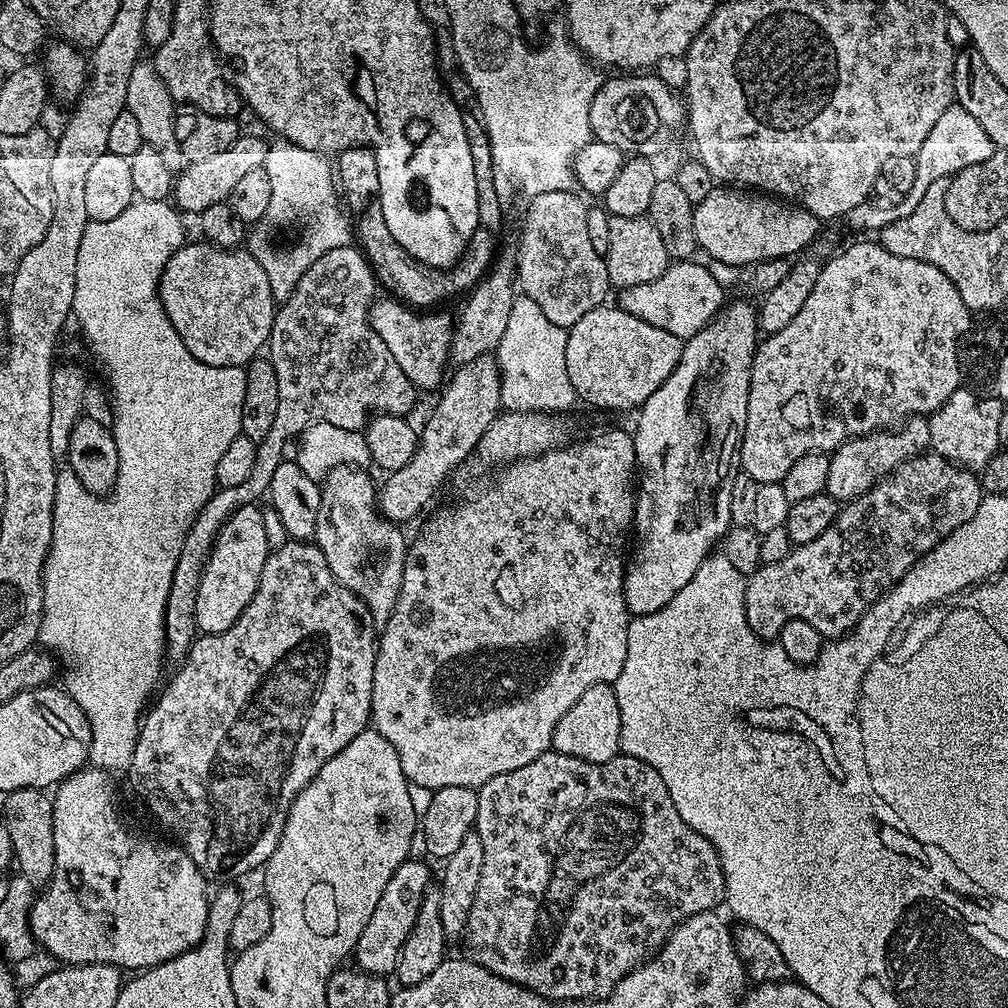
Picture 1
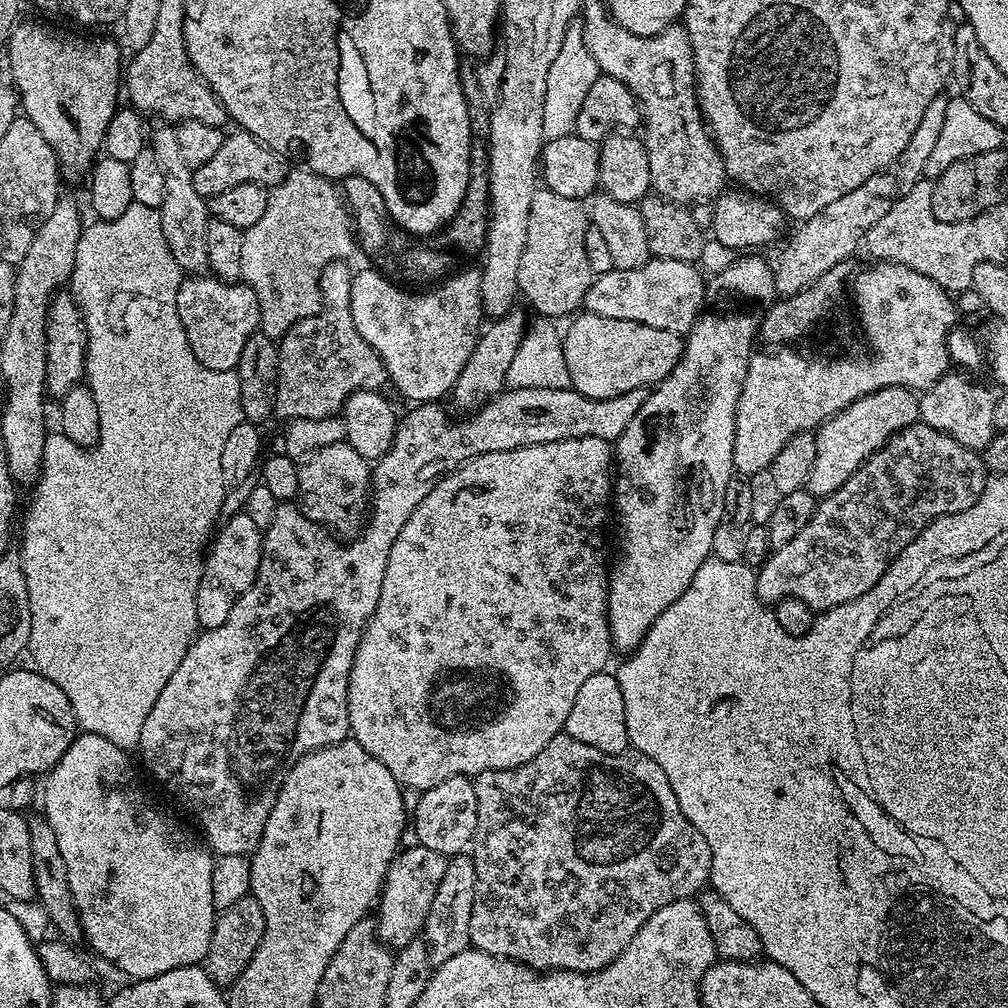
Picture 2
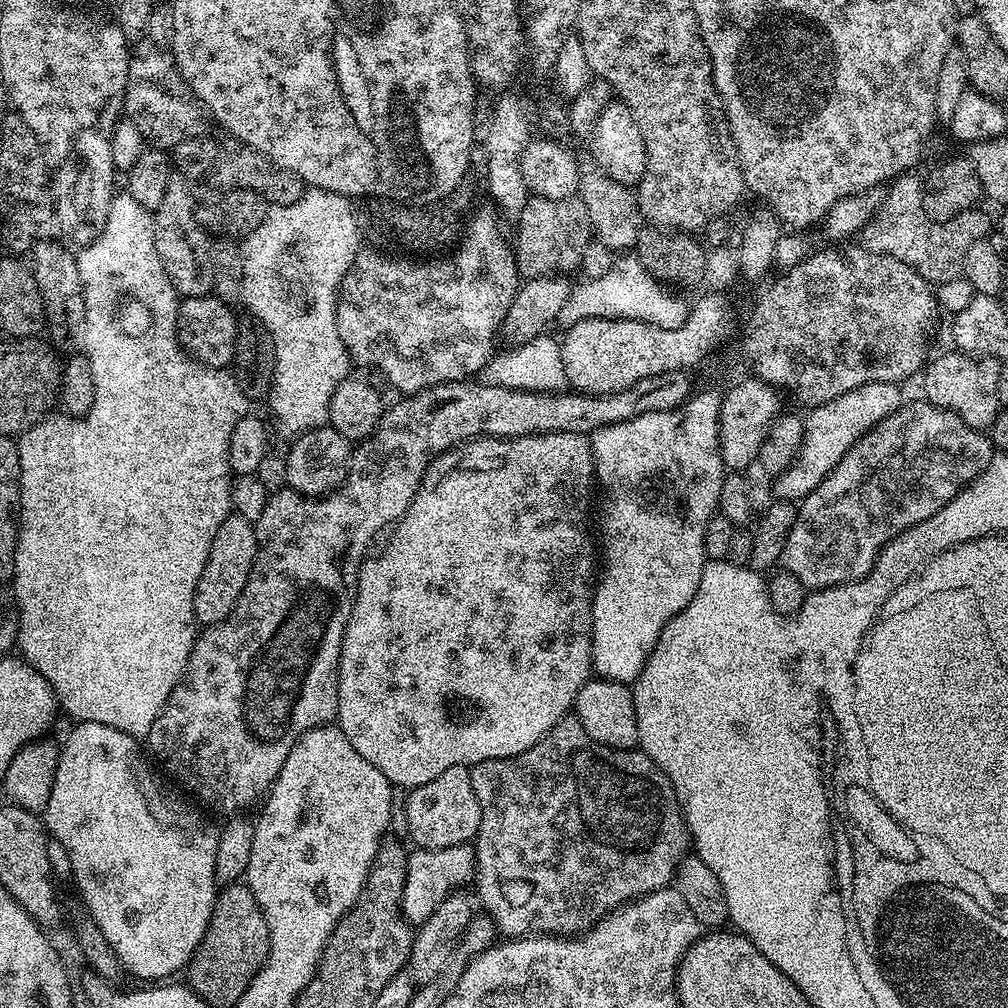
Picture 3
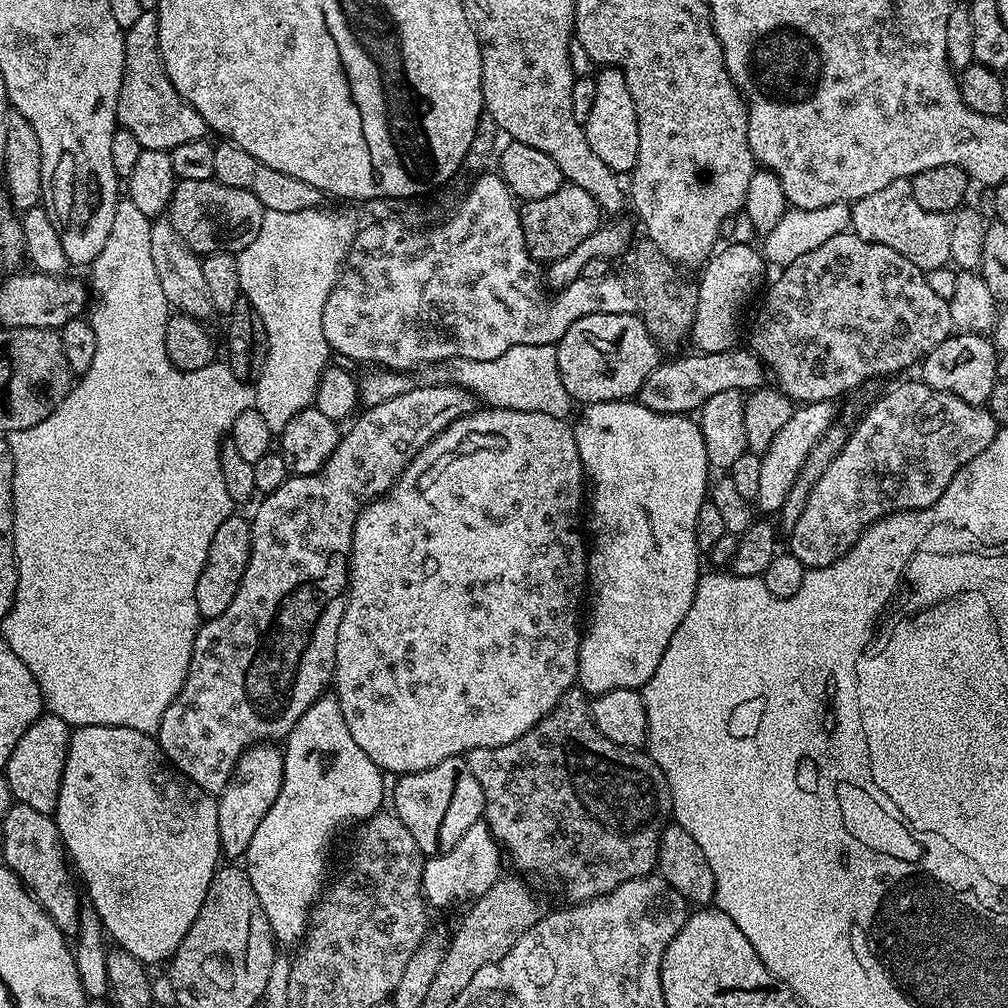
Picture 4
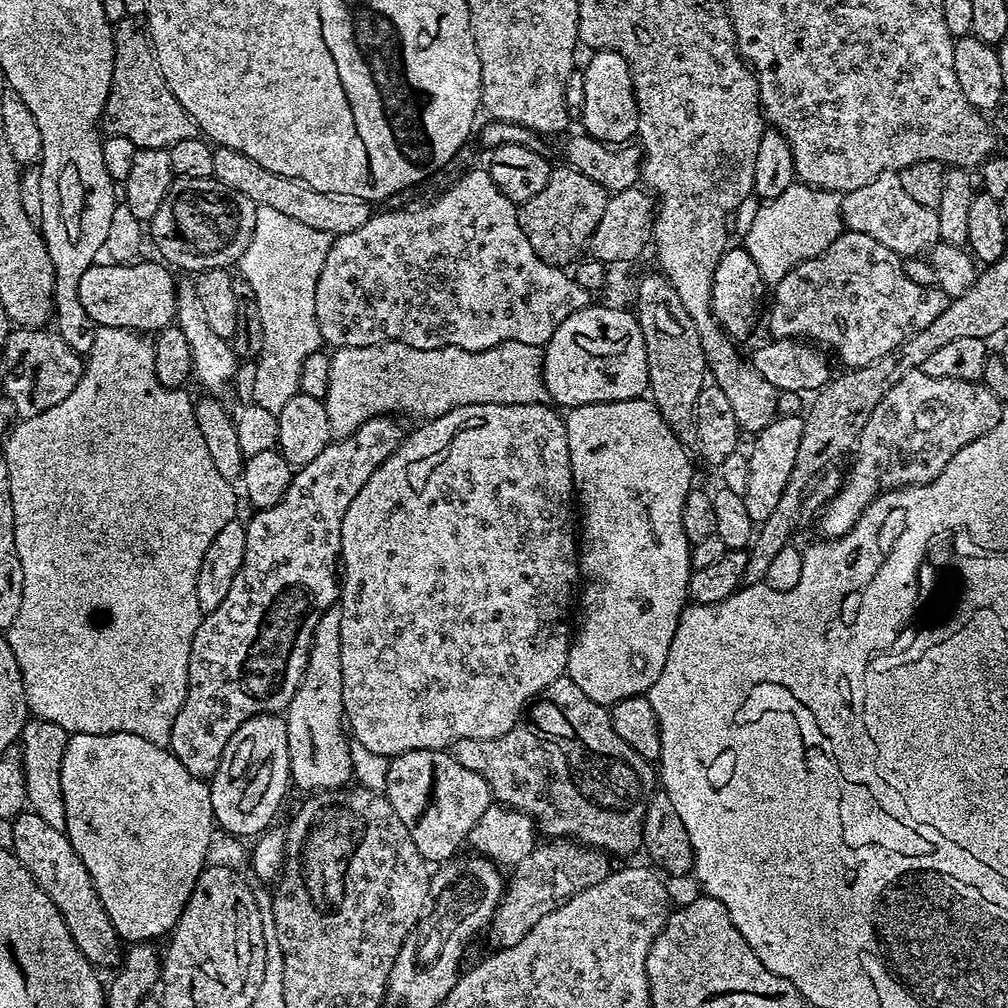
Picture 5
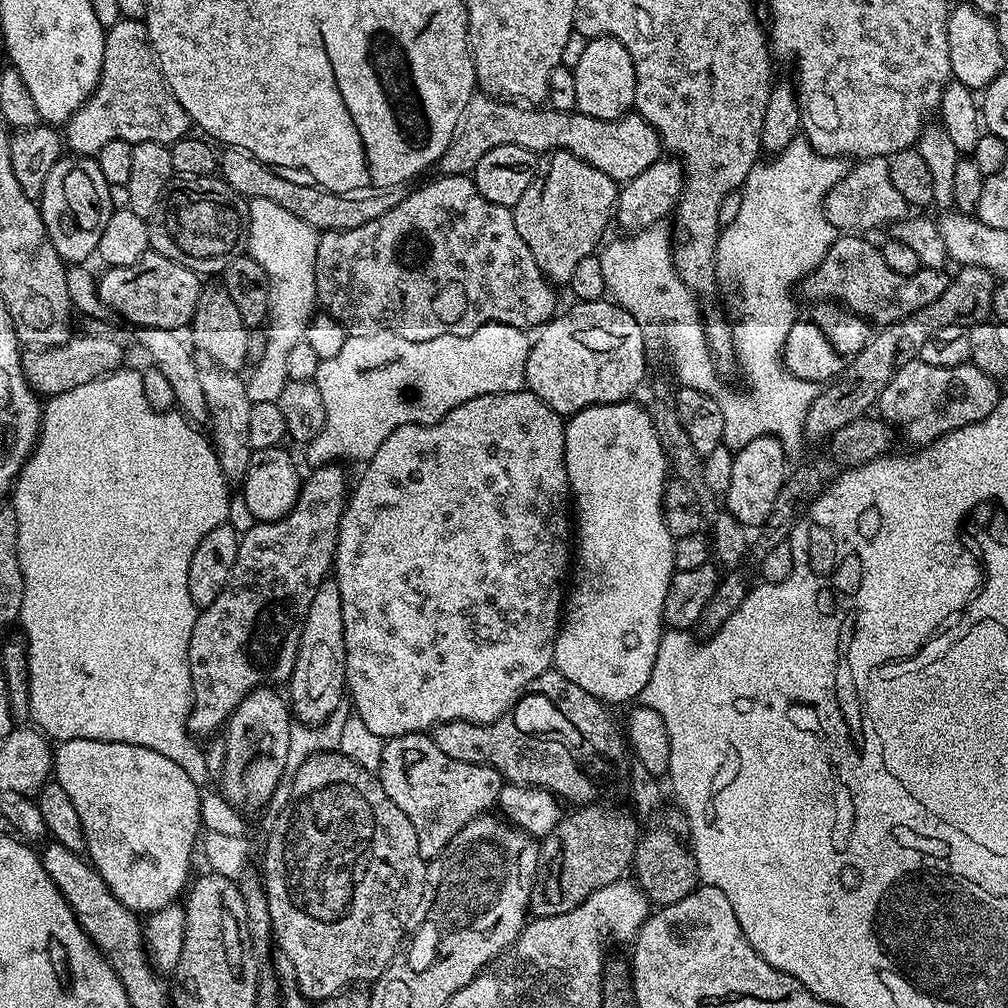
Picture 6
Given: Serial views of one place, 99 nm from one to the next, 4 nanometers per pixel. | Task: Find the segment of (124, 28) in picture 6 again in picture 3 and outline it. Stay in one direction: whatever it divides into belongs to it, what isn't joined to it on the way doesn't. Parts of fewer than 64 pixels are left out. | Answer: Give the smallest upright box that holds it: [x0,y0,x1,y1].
[123,7,214,150]

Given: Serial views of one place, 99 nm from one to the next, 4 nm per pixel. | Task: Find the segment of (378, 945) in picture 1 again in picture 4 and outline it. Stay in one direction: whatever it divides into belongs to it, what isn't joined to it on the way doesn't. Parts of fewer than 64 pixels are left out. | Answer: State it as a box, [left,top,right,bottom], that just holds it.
[422,822,502,909]

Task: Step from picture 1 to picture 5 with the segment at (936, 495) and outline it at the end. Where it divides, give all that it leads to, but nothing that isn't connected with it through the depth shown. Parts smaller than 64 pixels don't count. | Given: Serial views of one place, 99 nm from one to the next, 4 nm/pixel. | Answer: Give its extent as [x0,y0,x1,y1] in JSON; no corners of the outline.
[818,370,1002,538]

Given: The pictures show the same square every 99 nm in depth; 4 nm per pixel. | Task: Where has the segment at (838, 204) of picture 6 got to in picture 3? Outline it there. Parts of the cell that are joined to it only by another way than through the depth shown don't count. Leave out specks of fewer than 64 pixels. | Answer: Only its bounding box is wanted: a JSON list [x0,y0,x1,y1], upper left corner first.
[858,174,994,285]

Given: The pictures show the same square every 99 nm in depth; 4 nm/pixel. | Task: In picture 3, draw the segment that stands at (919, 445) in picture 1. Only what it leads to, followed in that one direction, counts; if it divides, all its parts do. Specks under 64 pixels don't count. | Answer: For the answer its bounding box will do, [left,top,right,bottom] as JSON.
[772,382,902,502]

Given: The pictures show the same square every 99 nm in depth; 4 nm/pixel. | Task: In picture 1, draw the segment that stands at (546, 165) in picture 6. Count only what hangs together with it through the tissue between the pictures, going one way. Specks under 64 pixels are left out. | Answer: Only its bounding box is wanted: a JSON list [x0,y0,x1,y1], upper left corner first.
[516,191,610,329]

